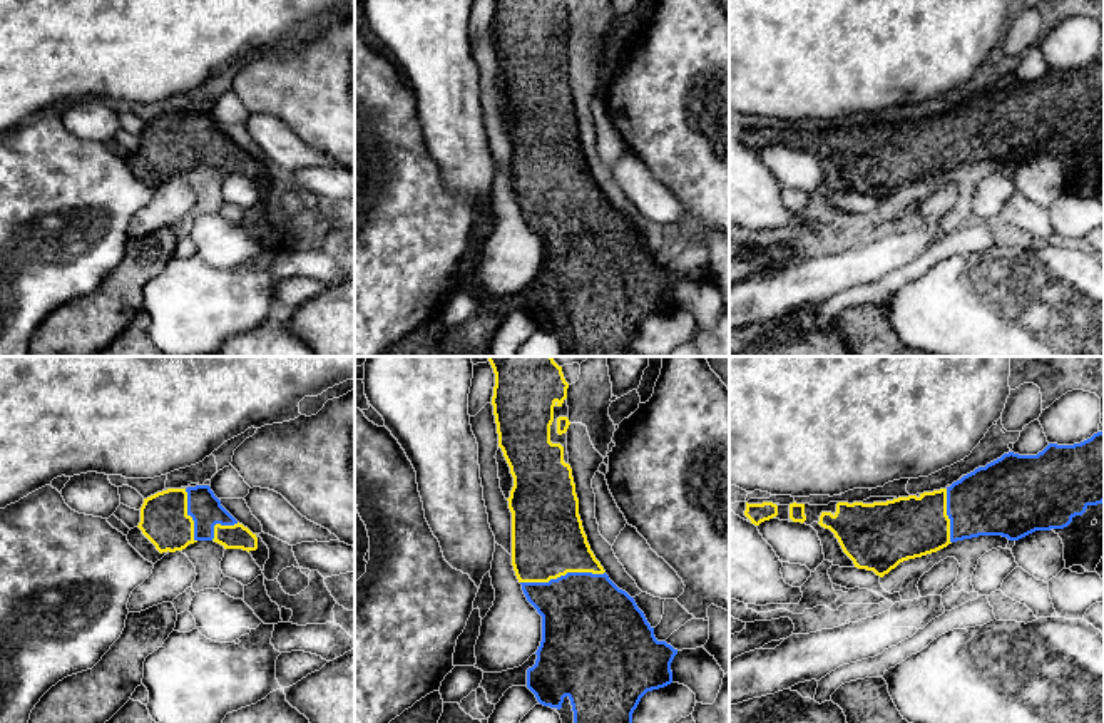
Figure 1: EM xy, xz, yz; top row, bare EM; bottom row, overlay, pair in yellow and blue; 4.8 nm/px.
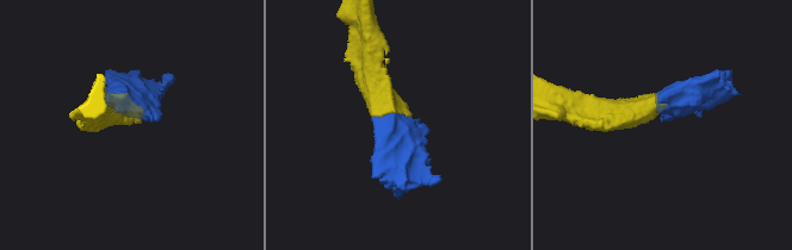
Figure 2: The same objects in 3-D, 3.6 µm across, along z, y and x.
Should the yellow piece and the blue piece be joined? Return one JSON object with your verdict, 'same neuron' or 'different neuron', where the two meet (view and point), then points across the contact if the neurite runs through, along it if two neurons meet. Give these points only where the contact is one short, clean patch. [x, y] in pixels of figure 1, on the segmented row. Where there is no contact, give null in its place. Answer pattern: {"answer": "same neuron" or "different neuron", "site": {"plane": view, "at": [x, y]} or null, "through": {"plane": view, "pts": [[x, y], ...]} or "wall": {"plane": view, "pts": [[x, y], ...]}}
{"answer": "same neuron", "site": {"plane": "xz", "at": [562, 574]}}

